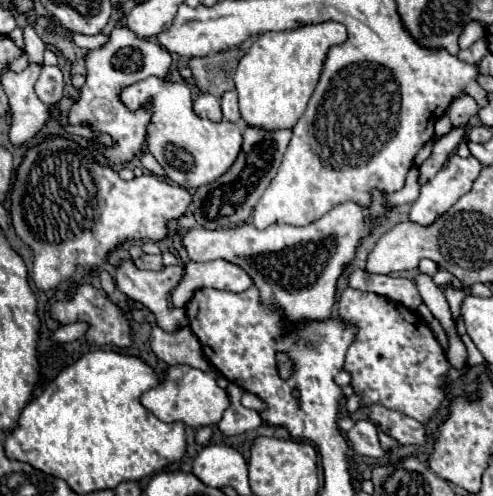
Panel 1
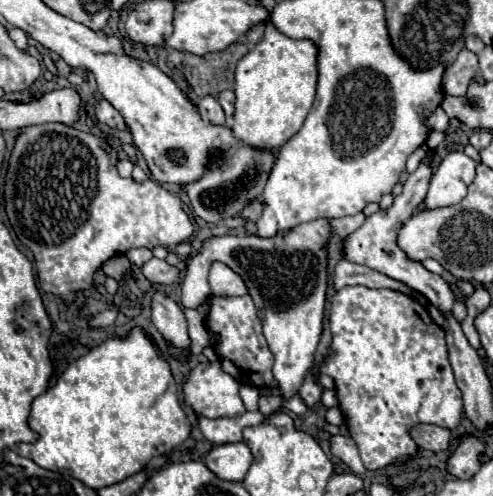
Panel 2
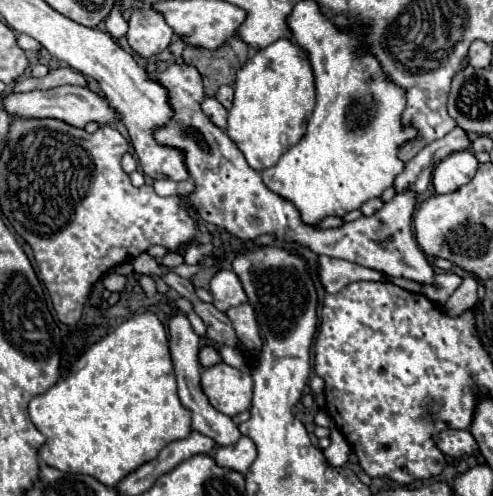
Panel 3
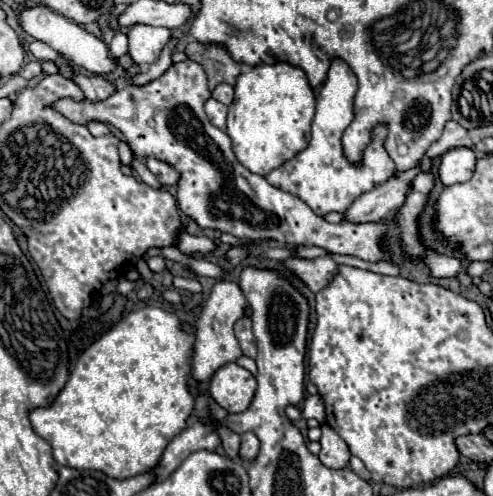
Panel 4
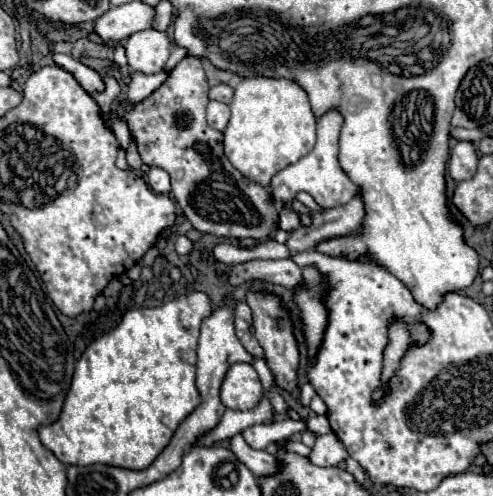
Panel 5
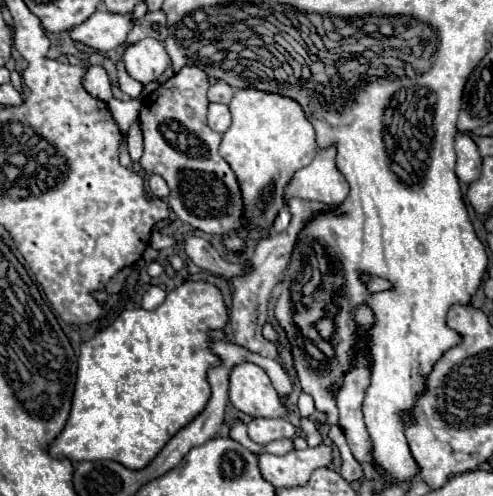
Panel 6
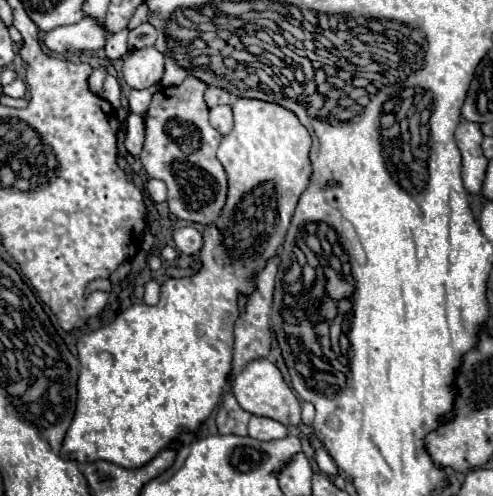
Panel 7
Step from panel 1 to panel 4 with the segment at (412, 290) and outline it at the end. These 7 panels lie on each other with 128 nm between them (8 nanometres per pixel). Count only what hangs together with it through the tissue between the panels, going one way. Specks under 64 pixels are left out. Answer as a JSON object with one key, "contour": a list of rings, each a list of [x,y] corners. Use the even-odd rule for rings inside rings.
{"contour":[[[320,256],[314,260],[294,258],[294,260],[286,260],[286,266],[294,274],[298,274],[312,292],[320,292],[322,288],[326,288],[336,278],[338,272],[338,264],[330,256]]]}

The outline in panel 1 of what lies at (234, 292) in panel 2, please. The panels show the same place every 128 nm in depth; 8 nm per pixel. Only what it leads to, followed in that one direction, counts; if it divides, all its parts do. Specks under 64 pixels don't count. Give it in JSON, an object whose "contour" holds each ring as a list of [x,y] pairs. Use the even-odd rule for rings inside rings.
{"contour":[[[174,230],[174,246],[178,256],[184,262],[184,278],[178,284],[178,288],[172,292],[174,306],[185,307],[196,288],[218,288],[218,290],[230,290],[230,292],[244,292],[252,286],[252,278],[236,264],[226,260],[210,260],[204,264],[198,264],[189,259],[185,248],[181,245],[181,230]]]}

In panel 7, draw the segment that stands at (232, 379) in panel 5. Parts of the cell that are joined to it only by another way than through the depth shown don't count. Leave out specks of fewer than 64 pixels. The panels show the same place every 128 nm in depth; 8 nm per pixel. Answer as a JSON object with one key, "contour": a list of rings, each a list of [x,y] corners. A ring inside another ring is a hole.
{"contour":[[[252,360],[244,366],[244,370],[240,374],[236,374],[234,382],[232,382],[232,390],[234,396],[238,400],[238,404],[242,406],[242,410],[254,414],[254,416],[266,416],[272,420],[282,422],[284,426],[298,426],[300,422],[300,400],[296,400],[294,392],[286,386],[280,370],[268,362],[268,360]]]}

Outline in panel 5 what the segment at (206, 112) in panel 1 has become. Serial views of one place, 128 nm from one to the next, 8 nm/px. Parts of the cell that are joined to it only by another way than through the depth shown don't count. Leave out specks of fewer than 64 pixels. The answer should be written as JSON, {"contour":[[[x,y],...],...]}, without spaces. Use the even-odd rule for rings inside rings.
{"contour":[[[212,100],[208,104],[208,124],[222,132],[226,128],[228,120],[230,120],[230,108],[226,104],[222,104],[222,102]]]}

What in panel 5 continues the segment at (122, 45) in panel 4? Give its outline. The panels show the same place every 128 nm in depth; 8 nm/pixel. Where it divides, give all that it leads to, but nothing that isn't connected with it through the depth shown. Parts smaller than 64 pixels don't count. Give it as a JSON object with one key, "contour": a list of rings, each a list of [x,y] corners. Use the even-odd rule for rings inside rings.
{"contour":[[[116,46],[116,50],[114,50],[114,62],[122,68],[124,82],[128,82],[130,76],[128,76],[128,62],[126,62],[126,50],[124,50],[124,46]]]}

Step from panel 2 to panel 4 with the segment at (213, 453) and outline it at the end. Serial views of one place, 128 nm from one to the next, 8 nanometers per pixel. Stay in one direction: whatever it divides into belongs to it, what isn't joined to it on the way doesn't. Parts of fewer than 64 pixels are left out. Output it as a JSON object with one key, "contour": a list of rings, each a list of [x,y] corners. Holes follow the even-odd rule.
{"contour":[[[246,432],[246,434],[242,434],[242,444],[240,444],[238,458],[240,458],[242,462],[250,462],[250,460],[256,458],[258,448],[260,448],[258,438],[256,438],[252,432]]]}

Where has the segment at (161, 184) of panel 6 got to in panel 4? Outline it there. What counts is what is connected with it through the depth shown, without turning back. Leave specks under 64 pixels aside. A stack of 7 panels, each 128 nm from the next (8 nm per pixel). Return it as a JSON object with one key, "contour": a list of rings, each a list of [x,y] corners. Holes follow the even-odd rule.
{"contour":[[[148,156],[148,158],[146,158],[146,166],[148,166],[148,170],[150,170],[164,186],[168,186],[168,188],[174,188],[174,186],[178,184],[178,180],[180,180],[180,174],[178,174],[170,164],[166,164],[166,162],[162,162],[162,160],[156,160],[156,158]]]}

